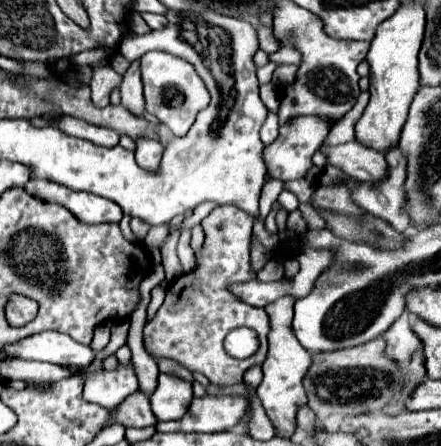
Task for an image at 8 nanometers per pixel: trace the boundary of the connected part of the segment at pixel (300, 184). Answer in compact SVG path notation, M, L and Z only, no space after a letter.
M296 179L296 181L286 181L284 183L286 191L292 191L300 203L308 203L312 205L312 195L314 195L314 187L312 183L304 181L304 179Z

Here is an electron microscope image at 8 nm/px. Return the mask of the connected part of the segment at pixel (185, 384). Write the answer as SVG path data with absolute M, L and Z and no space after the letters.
M170 373L158 375L158 389L150 395L150 407L158 421L180 419L192 401L192 383Z

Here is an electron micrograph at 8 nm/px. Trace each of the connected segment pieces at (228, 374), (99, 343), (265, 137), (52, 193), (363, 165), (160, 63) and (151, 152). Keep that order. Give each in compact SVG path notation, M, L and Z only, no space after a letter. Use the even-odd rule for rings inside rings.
M218 205L206 219L204 219L204 233L206 233L206 241L204 241L204 249L202 253L196 255L198 267L192 273L184 273L180 275L176 281L172 281L172 285L166 291L166 299L162 303L162 307L158 309L155 316L153 328L148 327L148 331L144 331L144 347L150 355L154 357L168 357L174 359L178 363L182 363L186 369L190 371L200 371L202 375L206 375L214 385L236 385L242 383L242 375L248 367L252 365L262 365L266 351L268 351L268 343L266 343L266 335L270 331L268 325L268 315L264 309L246 305L242 301L238 301L226 287L230 283L236 281L252 281L254 273L250 271L250 235L252 235L252 225L254 225L254 217L250 217L250 213L242 213L242 209L234 209L234 205ZM238 327L250 327L258 333L258 341L260 347L258 351L248 357L248 359L234 359L224 351L224 337Z
M102 323L102 325L98 325L96 331L94 331L94 339L92 339L90 347L92 347L94 351L102 351L102 349L108 345L108 341L110 341L110 323Z
M270 111L264 125L262 125L262 129L260 129L260 139L262 139L264 145L272 143L278 137L278 127L280 127L278 125L278 115L274 111Z
M28 181L24 189L32 195L38 195L40 199L64 205L66 209L70 209L74 217L78 217L78 221L88 225L120 223L122 219L122 209L114 201L92 193L84 193L84 191L72 191L60 183Z
M358 141L342 145L322 145L320 153L326 155L326 165L338 167L352 179L378 181L386 175L386 159L382 153L364 147Z
M148 51L138 61L144 83L146 111L168 125L174 135L186 135L196 121L198 111L202 111L210 103L210 93L204 87L204 81L198 77L194 65L164 51Z
M138 139L136 141L136 163L150 171L150 173L158 173L158 165L162 159L162 143L156 139Z

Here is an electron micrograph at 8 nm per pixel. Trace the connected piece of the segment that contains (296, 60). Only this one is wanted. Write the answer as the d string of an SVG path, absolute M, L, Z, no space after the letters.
M282 47L280 51L276 51L274 55L270 55L270 61L276 61L276 63L294 63L294 65L300 65L302 57L300 53L294 49L294 47Z

